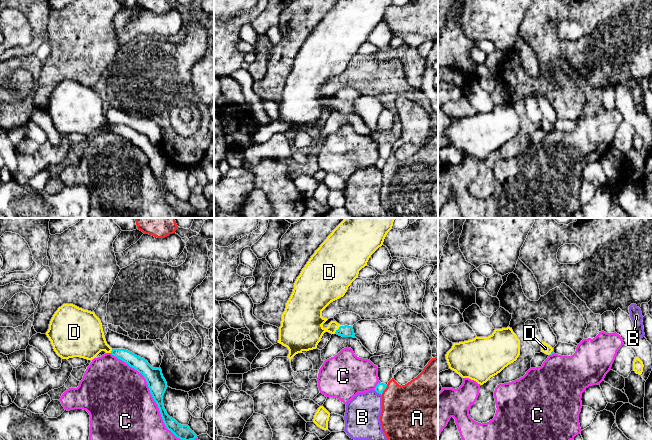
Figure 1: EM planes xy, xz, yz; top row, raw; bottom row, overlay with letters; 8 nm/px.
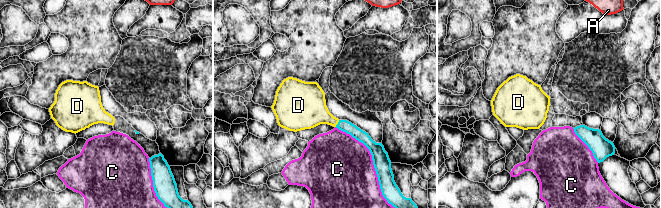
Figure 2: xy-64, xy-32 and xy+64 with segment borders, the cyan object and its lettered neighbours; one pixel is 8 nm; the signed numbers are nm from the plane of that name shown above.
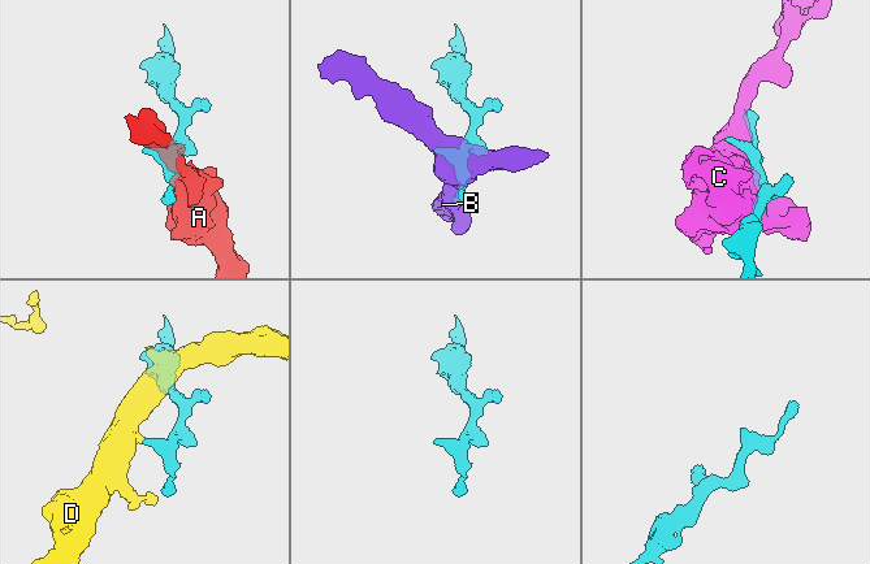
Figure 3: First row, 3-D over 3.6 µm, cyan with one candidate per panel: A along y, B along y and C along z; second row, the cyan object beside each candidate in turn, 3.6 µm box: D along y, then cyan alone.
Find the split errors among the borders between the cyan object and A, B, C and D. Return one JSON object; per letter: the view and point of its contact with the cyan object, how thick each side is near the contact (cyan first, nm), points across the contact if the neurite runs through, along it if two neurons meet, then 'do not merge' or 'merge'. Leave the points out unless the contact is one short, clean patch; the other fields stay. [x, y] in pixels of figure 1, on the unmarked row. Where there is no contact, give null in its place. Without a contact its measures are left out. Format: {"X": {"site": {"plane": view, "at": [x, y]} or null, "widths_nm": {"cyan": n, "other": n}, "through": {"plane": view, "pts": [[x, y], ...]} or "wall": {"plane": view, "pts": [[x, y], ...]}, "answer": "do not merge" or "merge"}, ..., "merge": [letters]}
{"A": {"site": {"plane": "xz", "at": [384, 165]}, "widths_nm": {"cyan": 70, "other": 420}, "answer": "do not merge"}, "B": {"site": {"plane": "xz", "at": [378, 168]}, "widths_nm": {"cyan": 70, "other": 280}, "answer": "do not merge"}, "C": {"site": {"plane": "xy", "at": [154, 176]}, "widths_nm": {"cyan": 150, "other": 500}, "answer": "do not merge"}, "D": {"site": {"plane": "xz", "at": [337, 106]}, "widths_nm": {"cyan": 100, "other": 260}, "through": {"plane": "xz", "pts": [[345, 107], [337, 106], [306, 106]]}, "answer": "merge"}, "merge": ["D"]}

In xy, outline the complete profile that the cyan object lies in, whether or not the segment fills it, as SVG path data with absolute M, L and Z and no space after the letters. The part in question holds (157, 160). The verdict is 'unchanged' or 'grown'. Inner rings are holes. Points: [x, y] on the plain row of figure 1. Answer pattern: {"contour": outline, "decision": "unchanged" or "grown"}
{"contour": "M63 80L53 91L46 111L62 135L80 133L92 136L101 127L105 127L137 146L146 155L166 204L181 216L197 214L188 201L179 200L167 190L163 172L168 162L161 144L153 144L147 136L128 126L112 125L104 113L102 99L94 88L73 80Z", "decision": "grown"}

